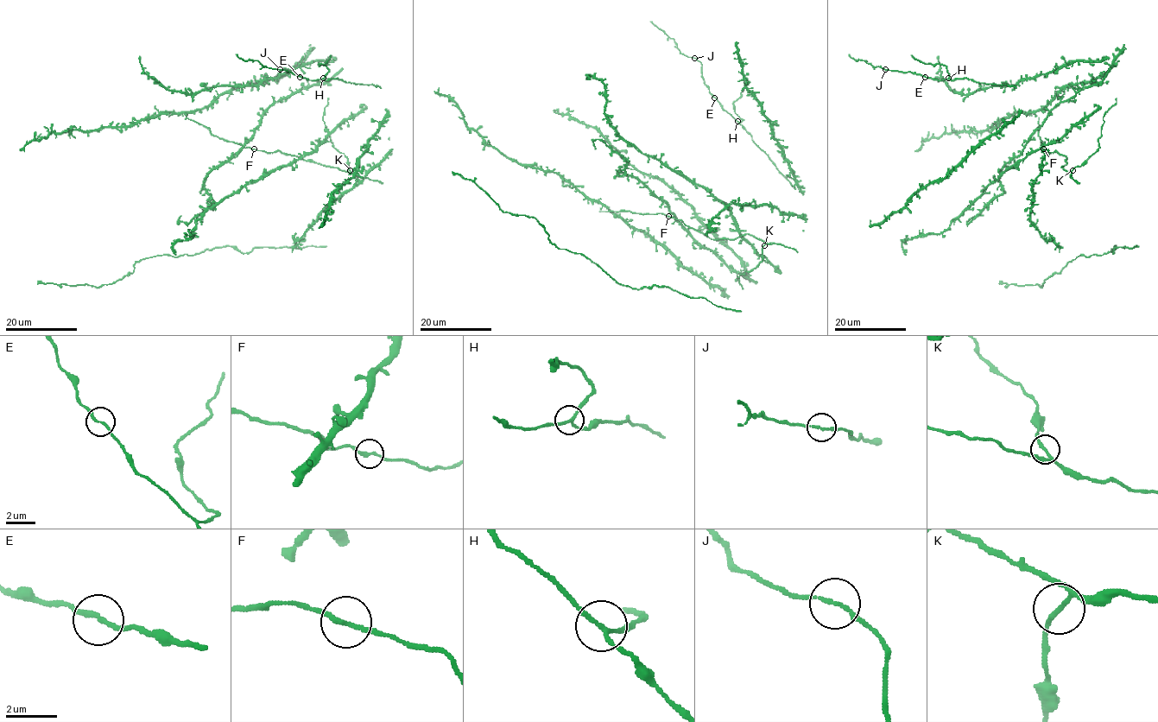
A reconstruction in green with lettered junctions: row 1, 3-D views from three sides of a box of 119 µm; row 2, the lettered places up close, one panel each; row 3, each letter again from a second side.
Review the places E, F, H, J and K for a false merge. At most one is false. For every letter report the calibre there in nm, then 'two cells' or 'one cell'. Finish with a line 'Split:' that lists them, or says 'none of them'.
E: 160 nm thick; one cell
F: 180 nm thick; one cell
H: 160 nm thick; one cell
J: 150 nm thick; one cell
K: 150 nm thick; one cell
Split: none of them

